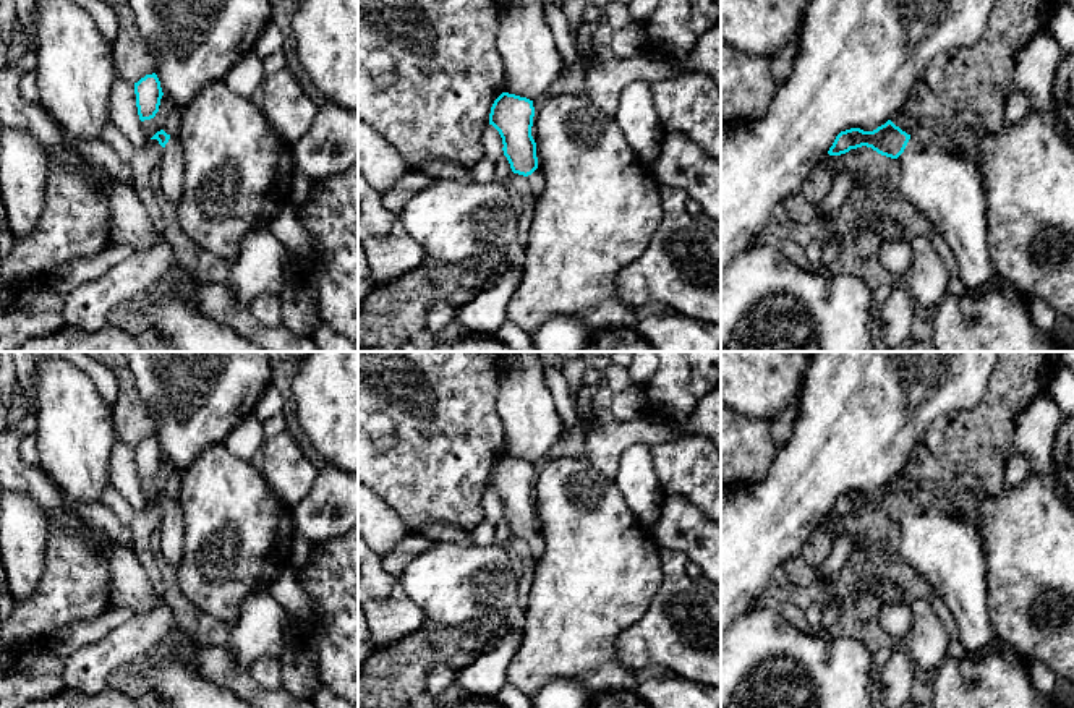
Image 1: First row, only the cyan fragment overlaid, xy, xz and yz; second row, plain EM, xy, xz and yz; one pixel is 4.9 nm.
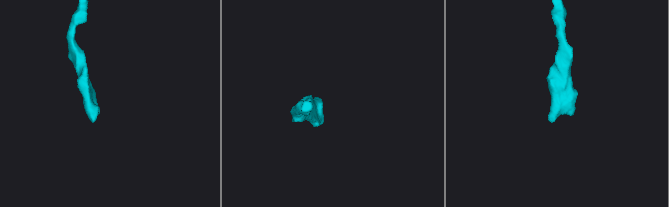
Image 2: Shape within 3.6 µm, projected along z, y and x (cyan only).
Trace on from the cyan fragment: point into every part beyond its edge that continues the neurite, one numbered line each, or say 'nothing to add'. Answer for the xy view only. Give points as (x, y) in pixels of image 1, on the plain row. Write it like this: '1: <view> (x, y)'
1: xy (172, 528)

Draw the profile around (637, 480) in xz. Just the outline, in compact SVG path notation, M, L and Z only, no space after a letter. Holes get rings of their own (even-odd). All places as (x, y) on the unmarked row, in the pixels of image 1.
M630 446L620 457L614 481L641 525L653 527L666 496L653 465L651 446Z

